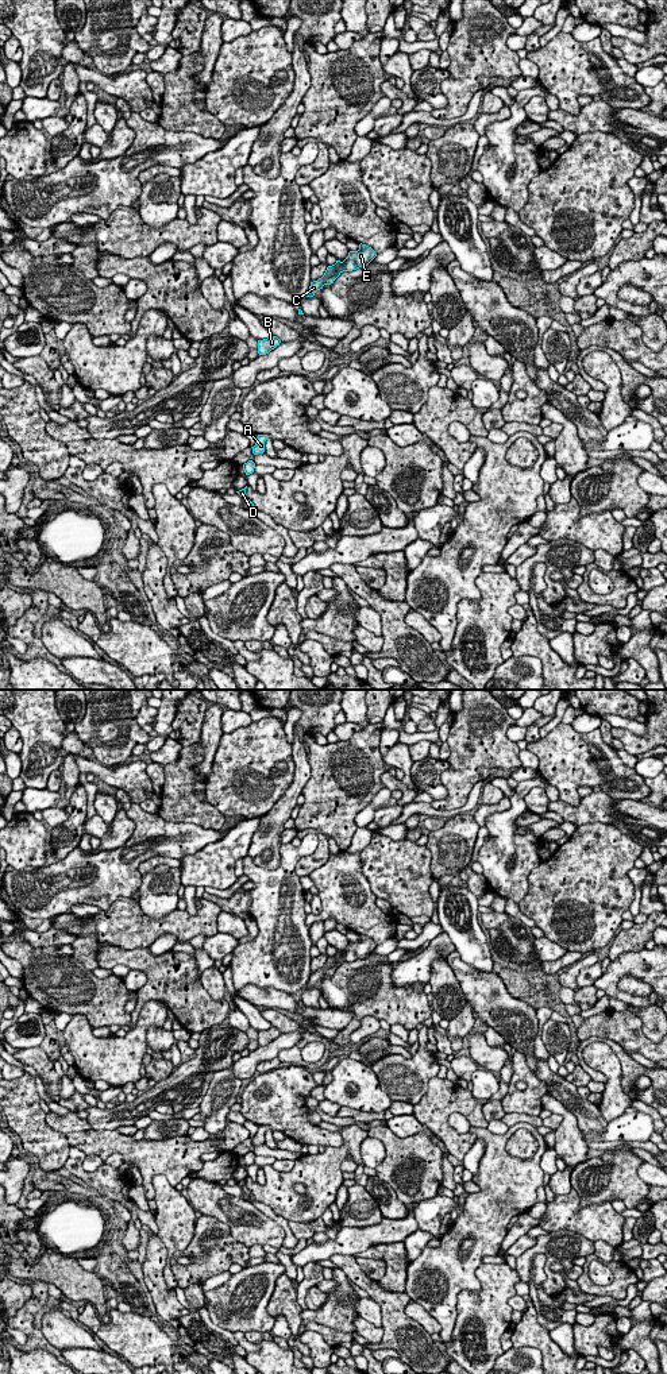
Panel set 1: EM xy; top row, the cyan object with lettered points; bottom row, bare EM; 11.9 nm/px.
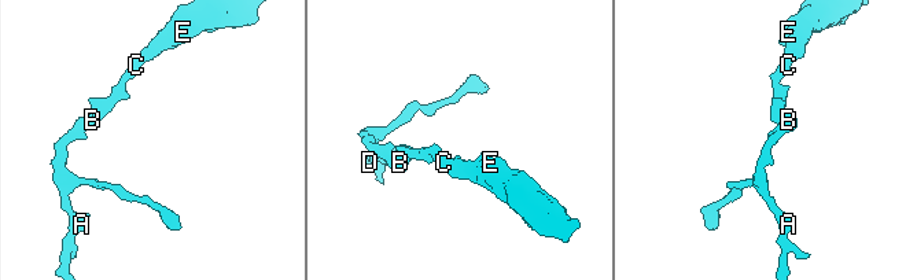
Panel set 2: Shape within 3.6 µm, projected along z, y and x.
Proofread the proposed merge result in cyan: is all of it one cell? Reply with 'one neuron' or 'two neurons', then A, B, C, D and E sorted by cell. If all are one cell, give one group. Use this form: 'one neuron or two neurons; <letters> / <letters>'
one neuron; A B C D E

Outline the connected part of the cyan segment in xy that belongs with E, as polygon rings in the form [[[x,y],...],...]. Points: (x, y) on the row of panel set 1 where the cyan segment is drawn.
[[[361,243],[358,251],[350,251],[343,262],[336,260],[335,265],[327,267],[321,278],[311,282],[306,297],[313,297],[324,285],[331,285],[343,271],[352,271],[367,266],[375,256],[377,254],[371,247]]]

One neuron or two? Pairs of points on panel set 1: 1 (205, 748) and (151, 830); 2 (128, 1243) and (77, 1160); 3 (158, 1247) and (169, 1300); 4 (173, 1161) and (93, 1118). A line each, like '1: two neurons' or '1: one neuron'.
1: two neurons
2: one neuron
3: one neuron
4: two neurons

